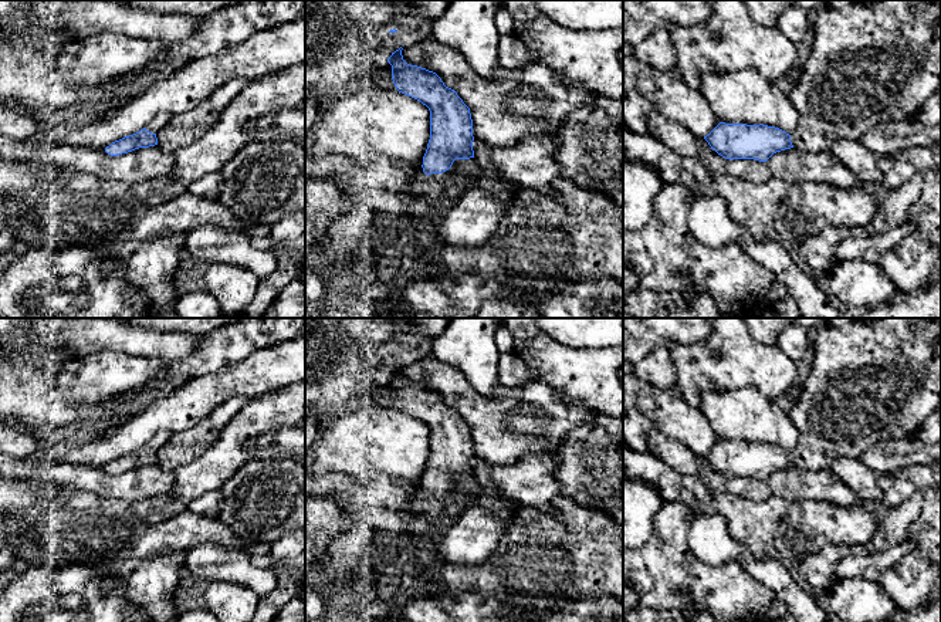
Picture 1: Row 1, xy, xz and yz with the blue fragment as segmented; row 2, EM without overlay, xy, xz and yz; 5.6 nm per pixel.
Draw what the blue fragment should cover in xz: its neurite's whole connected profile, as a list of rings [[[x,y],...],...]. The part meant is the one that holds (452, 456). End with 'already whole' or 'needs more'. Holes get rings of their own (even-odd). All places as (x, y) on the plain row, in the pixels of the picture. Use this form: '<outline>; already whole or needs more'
[[[402,365],[392,371],[392,398],[396,408],[430,429],[430,457],[423,474],[423,493],[409,501],[409,513],[429,521],[430,528],[392,540],[403,552],[403,565],[422,582],[433,582],[440,565],[440,544],[457,521],[466,503],[447,489],[456,477],[474,476],[470,426],[441,396],[403,378]]]; needs more

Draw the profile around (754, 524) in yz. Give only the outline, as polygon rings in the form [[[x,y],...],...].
[[[683,474],[683,487],[691,493],[703,513],[725,520],[730,534],[745,544],[756,558],[766,558],[765,547],[788,513],[789,503],[771,496],[758,503],[735,494],[712,493],[697,477]]]

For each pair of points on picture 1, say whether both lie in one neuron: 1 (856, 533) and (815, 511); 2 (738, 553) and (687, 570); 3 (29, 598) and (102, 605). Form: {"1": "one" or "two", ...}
{"1": "one", "2": "two", "3": "one"}

